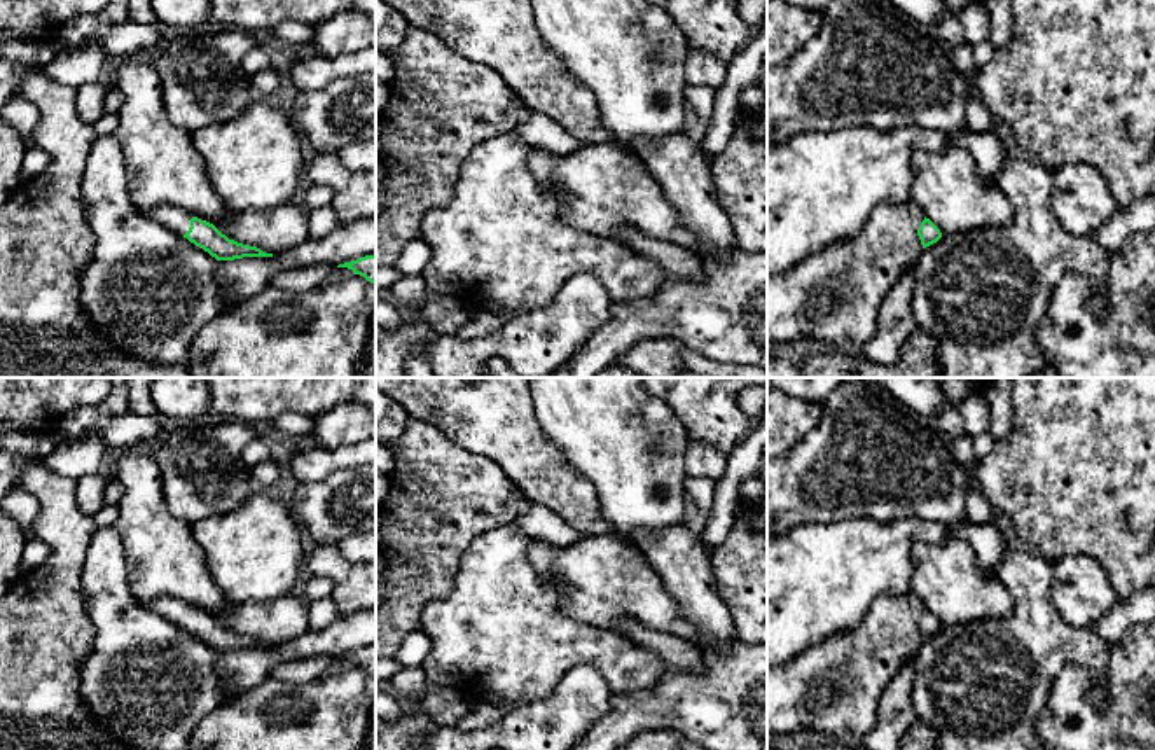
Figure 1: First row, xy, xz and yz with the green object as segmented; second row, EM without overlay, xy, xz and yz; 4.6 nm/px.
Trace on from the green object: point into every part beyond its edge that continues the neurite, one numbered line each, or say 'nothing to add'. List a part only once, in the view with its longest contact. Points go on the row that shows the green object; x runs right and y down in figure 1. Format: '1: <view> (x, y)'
1: xy (175, 219)

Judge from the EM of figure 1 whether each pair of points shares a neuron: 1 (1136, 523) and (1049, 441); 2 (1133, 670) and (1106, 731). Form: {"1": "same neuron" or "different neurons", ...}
{"1": "same neuron", "2": "same neuron"}

